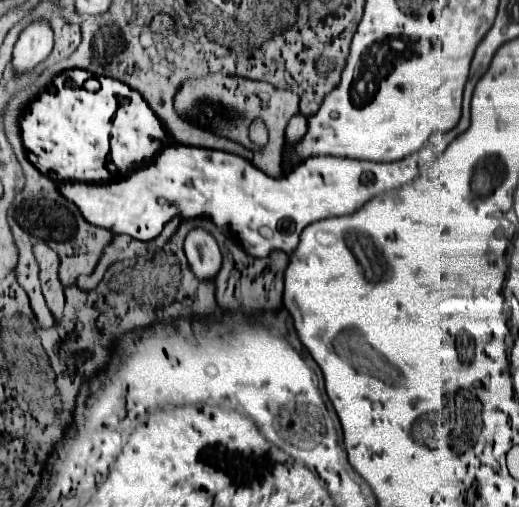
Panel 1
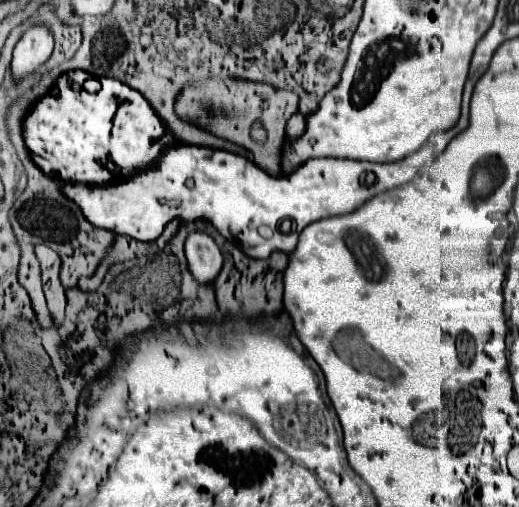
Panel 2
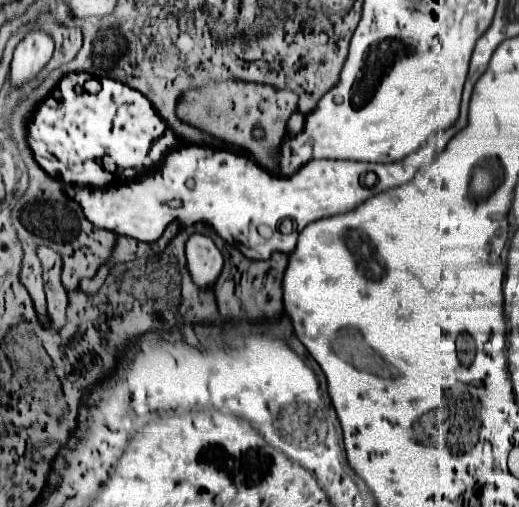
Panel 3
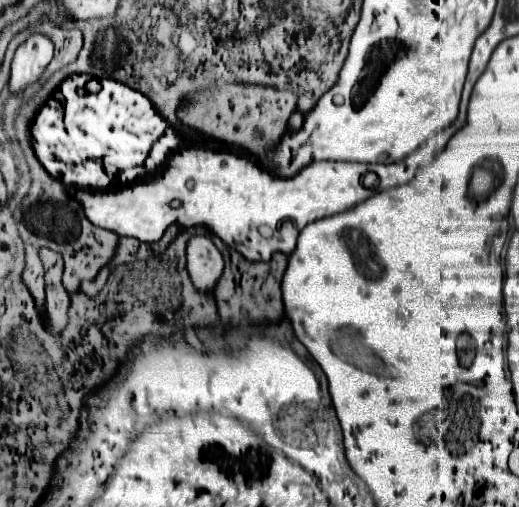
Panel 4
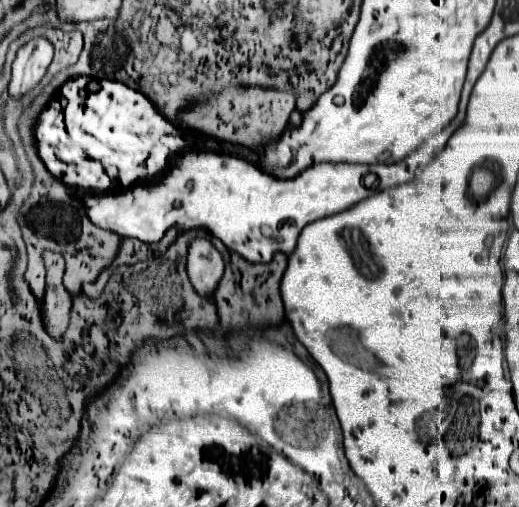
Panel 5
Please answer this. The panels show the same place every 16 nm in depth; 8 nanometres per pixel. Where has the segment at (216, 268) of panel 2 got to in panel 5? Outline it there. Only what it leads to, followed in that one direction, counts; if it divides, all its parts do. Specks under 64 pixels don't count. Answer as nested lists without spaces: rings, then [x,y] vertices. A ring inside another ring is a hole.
[[[194,238],[188,246],[188,276],[202,296],[212,296],[224,272],[224,260],[208,238]]]

